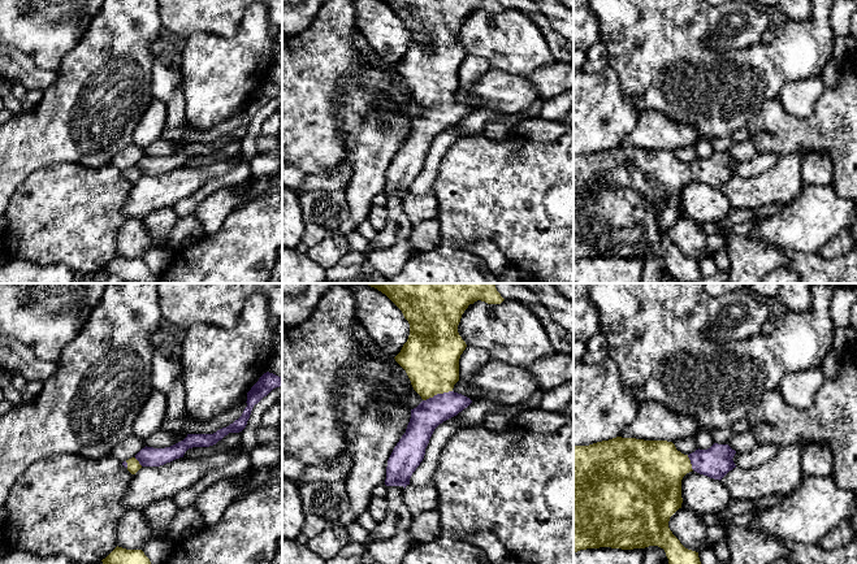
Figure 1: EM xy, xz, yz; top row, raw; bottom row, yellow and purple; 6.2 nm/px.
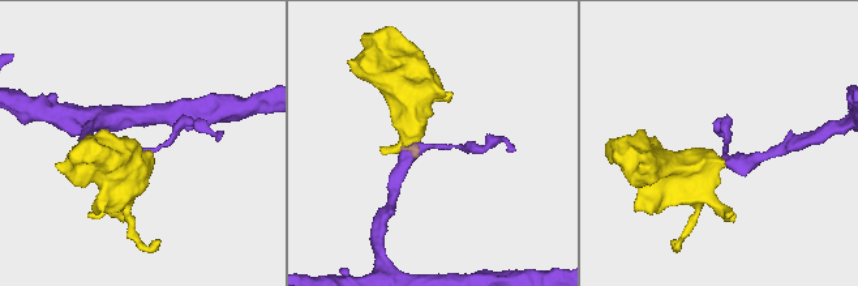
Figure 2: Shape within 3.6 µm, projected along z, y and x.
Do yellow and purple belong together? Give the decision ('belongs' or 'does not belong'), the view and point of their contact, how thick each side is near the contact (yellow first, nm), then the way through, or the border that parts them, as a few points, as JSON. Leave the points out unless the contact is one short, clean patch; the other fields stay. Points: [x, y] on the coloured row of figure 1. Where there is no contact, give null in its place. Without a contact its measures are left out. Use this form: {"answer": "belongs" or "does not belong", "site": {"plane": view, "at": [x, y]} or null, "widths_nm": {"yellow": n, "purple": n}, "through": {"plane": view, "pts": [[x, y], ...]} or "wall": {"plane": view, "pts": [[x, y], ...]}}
{"answer": "belongs", "site": {"plane": "xz", "at": [437, 393]}, "widths_nm": {"yellow": 360, "purple": 180}, "through": {"plane": "xz", "pts": [[431, 356], [437, 393], [437, 406], [429, 413]]}}

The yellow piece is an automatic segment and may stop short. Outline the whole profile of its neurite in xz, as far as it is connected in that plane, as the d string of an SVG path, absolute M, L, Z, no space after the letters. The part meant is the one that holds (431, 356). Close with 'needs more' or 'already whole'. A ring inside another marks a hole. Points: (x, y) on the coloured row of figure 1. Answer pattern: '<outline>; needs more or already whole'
M364 283L385 294L410 324L410 335L394 357L423 402L411 409L406 433L386 467L386 486L410 485L434 429L472 400L454 392L459 359L467 344L458 333L462 314L477 300L501 304L495 283Z; needs more

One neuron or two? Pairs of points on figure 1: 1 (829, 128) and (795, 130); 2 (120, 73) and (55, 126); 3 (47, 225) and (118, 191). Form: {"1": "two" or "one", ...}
{"1": "one", "2": "one", "3": "one"}

